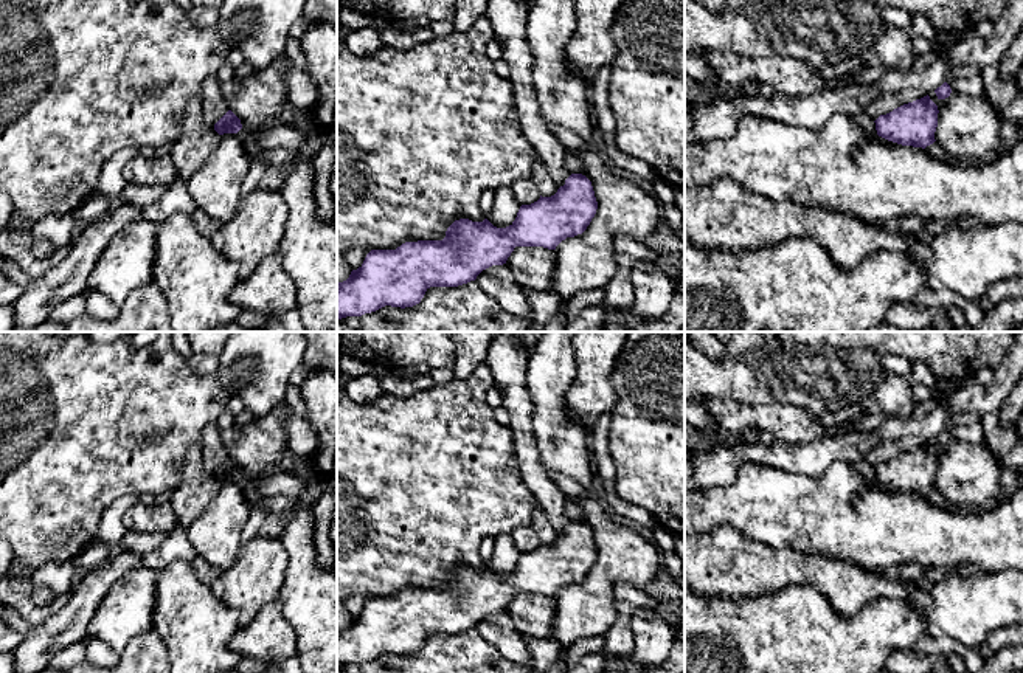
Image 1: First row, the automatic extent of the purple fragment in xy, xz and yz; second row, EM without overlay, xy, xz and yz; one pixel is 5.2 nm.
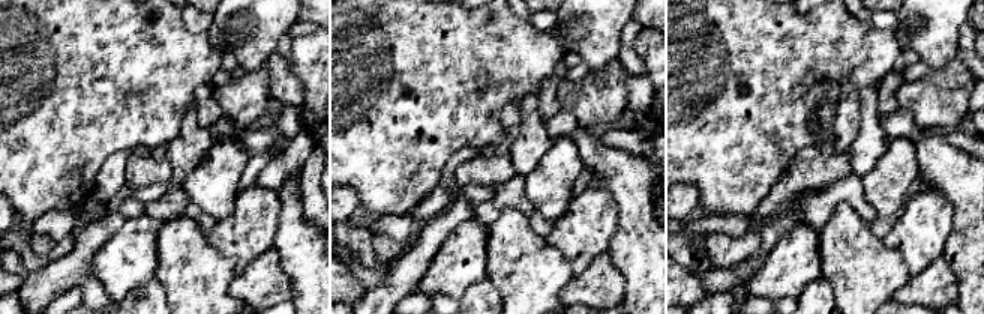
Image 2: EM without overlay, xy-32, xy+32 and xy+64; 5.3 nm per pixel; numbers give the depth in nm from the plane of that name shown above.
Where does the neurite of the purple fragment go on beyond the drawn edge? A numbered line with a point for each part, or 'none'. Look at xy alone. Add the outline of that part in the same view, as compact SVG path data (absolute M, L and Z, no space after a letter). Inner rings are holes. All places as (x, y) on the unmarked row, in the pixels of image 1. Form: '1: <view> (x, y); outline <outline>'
1: xy (308, 597); outline M242 475L236 482L253 507L289 516L278 537L289 557L278 602L295 633L303 671L337 673L337 575L317 561L312 509L301 509L295 498L284 495L259 498L253 478Z

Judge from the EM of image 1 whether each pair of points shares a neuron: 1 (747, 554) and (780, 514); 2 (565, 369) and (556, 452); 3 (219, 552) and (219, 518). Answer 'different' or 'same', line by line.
1: different
2: same
3: same

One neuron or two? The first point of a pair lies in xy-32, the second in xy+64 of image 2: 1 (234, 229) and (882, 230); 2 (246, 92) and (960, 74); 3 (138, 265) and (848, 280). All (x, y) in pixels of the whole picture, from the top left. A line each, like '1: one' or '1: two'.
1: two
2: one
3: two

